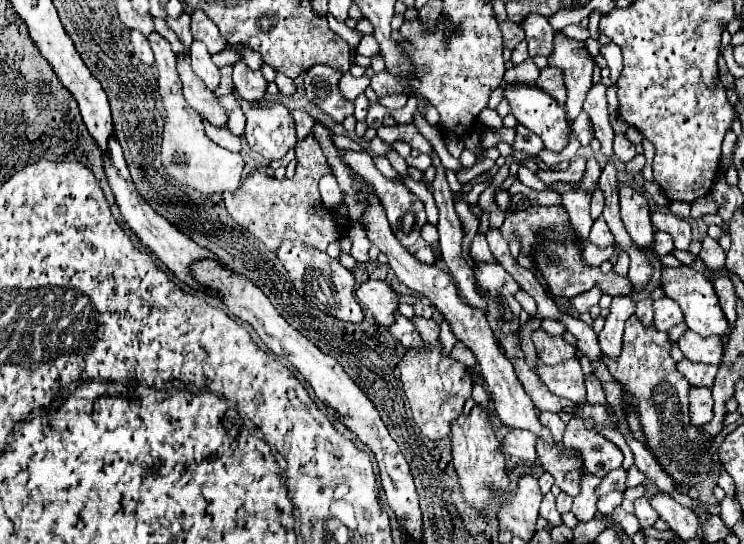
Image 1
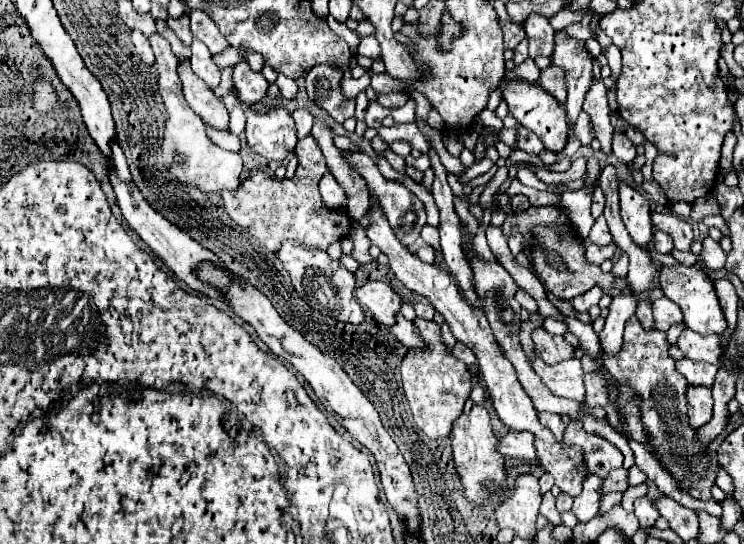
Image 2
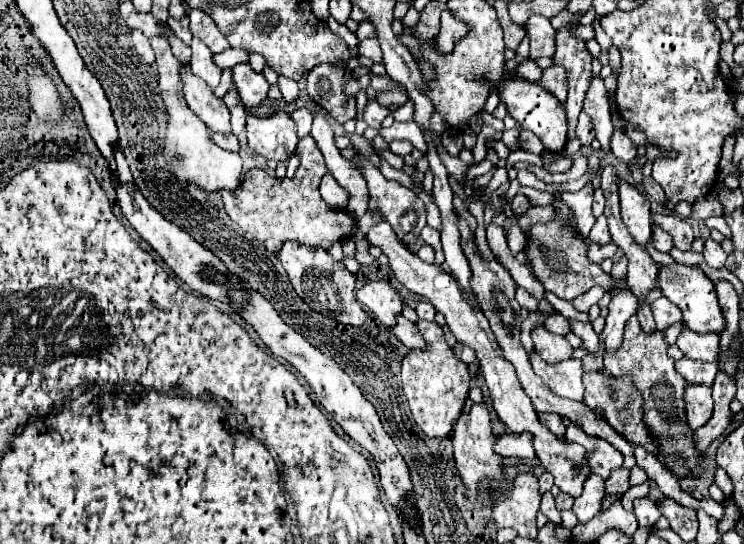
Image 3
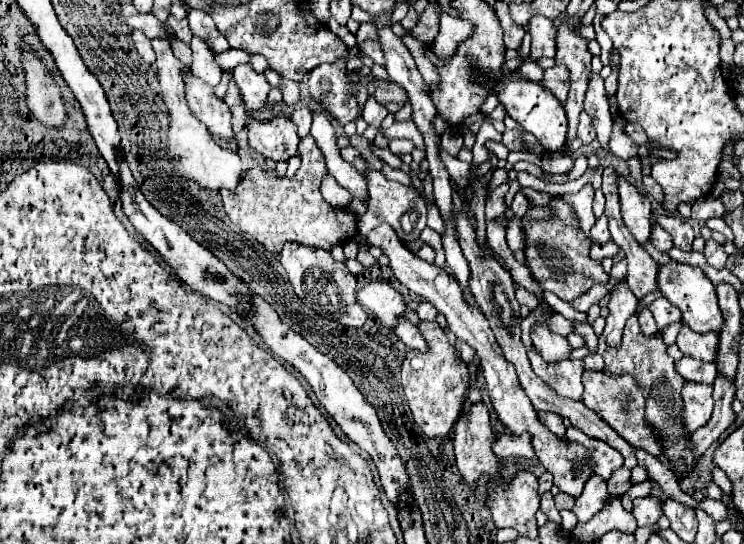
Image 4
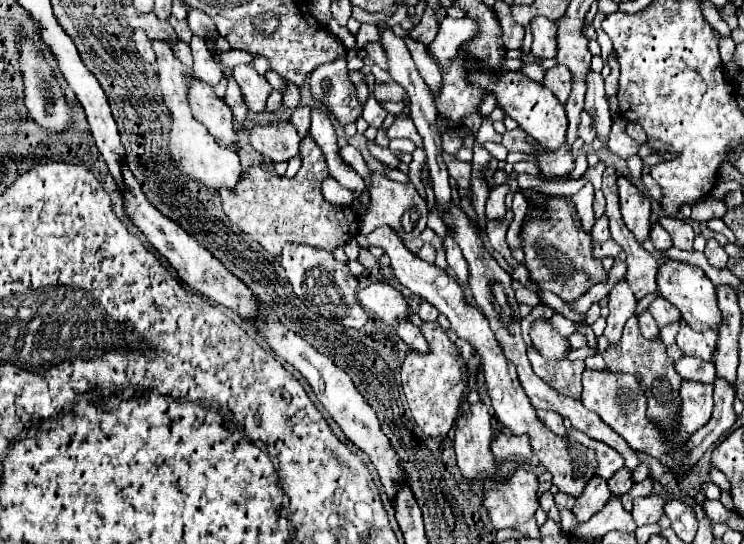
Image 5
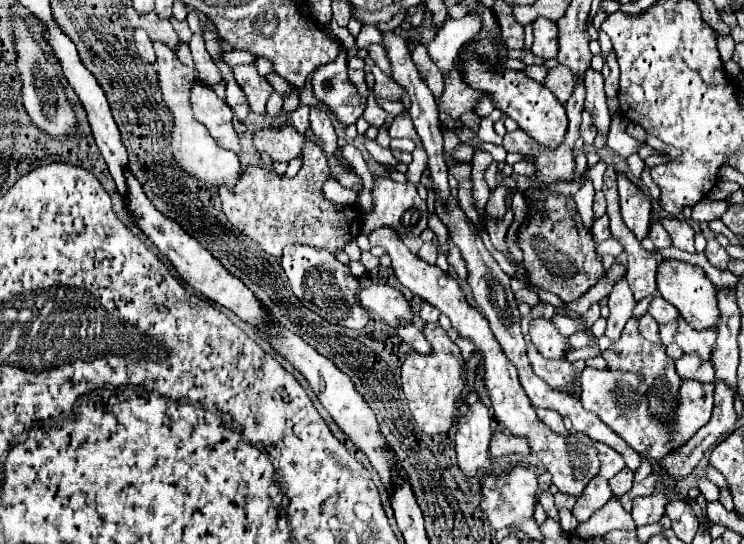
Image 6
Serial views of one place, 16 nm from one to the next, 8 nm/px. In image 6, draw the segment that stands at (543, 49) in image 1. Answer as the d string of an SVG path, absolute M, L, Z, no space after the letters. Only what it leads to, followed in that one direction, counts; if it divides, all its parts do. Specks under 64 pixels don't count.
M538 18L534 24L534 44L532 52L546 60L558 56L558 26L552 20Z

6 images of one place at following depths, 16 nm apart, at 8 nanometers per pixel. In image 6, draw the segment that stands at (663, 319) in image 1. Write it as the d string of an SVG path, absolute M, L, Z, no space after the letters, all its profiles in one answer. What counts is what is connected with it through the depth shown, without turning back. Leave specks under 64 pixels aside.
M656 294L648 306L648 314L658 322L658 324L666 324L678 318L678 312L672 304L668 304L660 294Z

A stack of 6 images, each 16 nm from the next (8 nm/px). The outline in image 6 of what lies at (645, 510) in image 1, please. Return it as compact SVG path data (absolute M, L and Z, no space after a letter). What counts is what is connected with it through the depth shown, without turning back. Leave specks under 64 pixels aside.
M654 492L652 496L636 498L634 506L632 506L632 518L634 518L636 526L658 522L666 512L664 508L668 502L670 502L670 498L666 492Z

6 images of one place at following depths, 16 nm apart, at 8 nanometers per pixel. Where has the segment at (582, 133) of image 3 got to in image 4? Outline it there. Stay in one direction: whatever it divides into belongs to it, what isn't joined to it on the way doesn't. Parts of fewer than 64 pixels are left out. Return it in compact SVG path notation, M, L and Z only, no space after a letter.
M586 112L580 114L578 138L580 138L584 144L590 144L590 142L596 138L596 130L594 130L594 126L592 126L592 118L590 118Z

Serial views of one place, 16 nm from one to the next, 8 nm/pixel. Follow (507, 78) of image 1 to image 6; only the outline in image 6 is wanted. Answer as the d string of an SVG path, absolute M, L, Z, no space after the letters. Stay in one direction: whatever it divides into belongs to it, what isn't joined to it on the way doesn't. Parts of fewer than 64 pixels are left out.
M527 65L523 71L528 77L532 78L536 82L543 83L548 69L544 66Z

